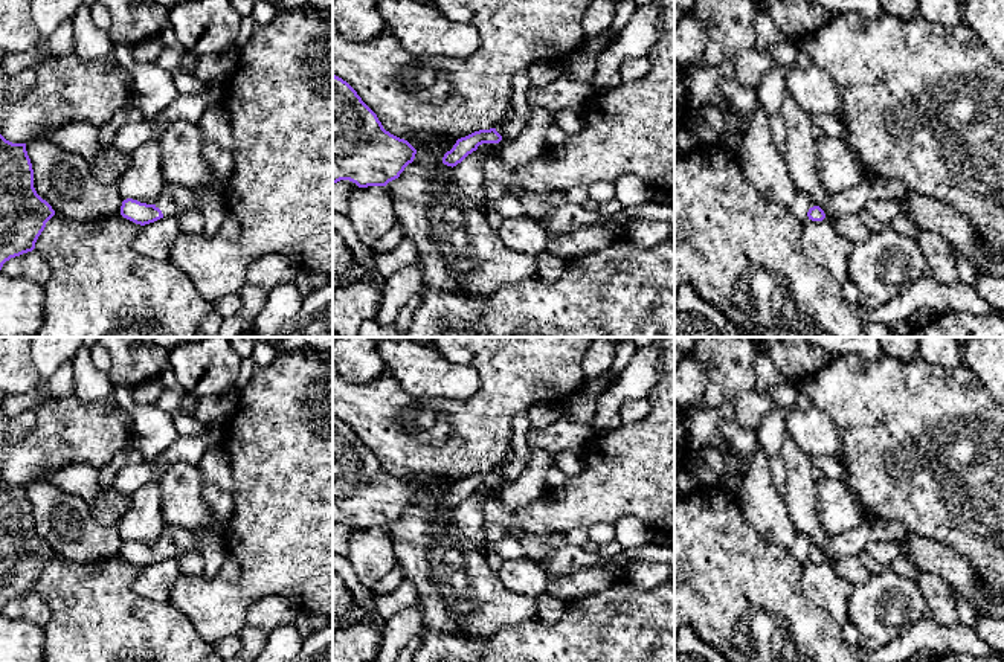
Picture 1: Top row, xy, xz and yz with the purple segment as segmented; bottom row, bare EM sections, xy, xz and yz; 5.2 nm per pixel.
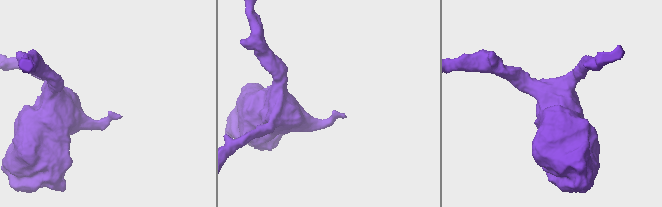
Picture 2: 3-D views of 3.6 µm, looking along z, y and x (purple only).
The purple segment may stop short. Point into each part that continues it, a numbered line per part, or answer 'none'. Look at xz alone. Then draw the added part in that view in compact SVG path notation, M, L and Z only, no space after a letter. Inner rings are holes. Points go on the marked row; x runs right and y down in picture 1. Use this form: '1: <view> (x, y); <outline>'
none

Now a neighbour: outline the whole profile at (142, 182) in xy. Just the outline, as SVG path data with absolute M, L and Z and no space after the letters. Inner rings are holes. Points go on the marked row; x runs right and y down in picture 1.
M160 119L153 124L157 127L157 133L131 154L133 163L117 183L124 200L133 198L154 204L165 186L160 169L160 139L169 122Z

